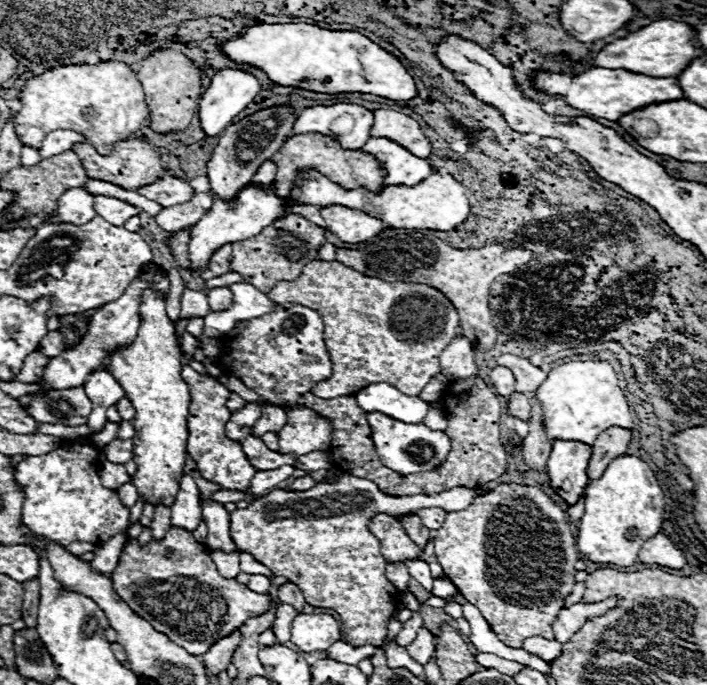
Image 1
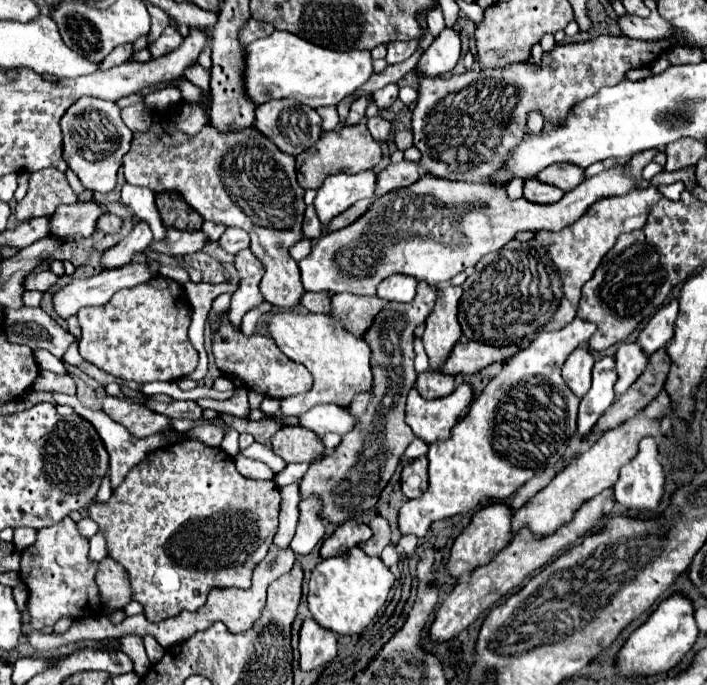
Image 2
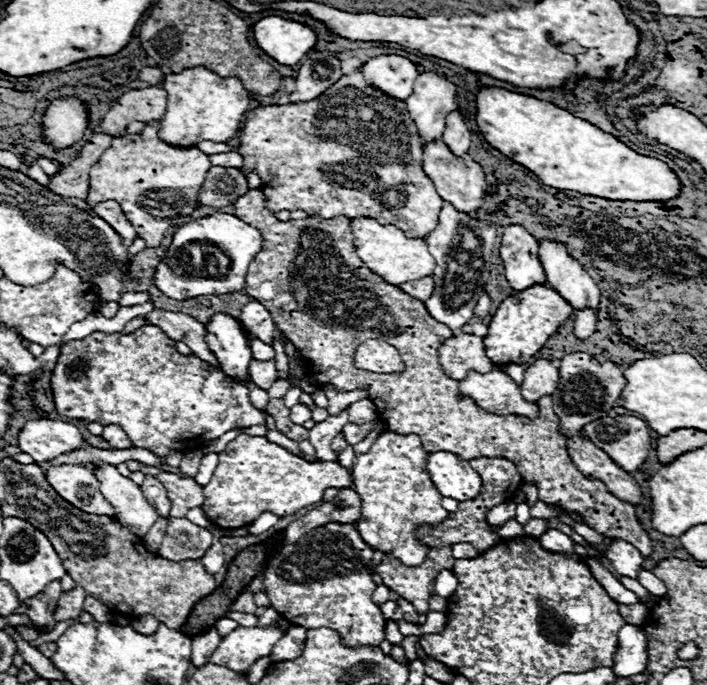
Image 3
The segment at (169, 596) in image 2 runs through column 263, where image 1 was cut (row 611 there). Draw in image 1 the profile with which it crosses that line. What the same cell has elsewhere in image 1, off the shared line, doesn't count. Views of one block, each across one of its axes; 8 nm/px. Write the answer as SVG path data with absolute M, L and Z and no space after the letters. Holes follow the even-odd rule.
M500 484L492 492L476 496L466 510L446 514L444 524L436 530L434 548L444 574L470 604L478 606L506 646L522 648L522 642L530 636L554 640L552 624L576 584L574 564L580 558L566 512L542 490L522 484Z

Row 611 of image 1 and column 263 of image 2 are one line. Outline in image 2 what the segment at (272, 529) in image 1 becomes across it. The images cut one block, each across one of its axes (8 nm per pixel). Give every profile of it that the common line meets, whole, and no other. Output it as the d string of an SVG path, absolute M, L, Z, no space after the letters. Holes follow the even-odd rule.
M228 312L220 314L218 330L212 334L212 354L218 370L224 376L234 376L244 384L246 390L258 392L262 396L286 398L304 394L312 386L310 372L302 364L286 358L272 338L264 338L258 332L254 332L252 336L244 336L244 332L240 328L234 328L234 324L228 320Z

